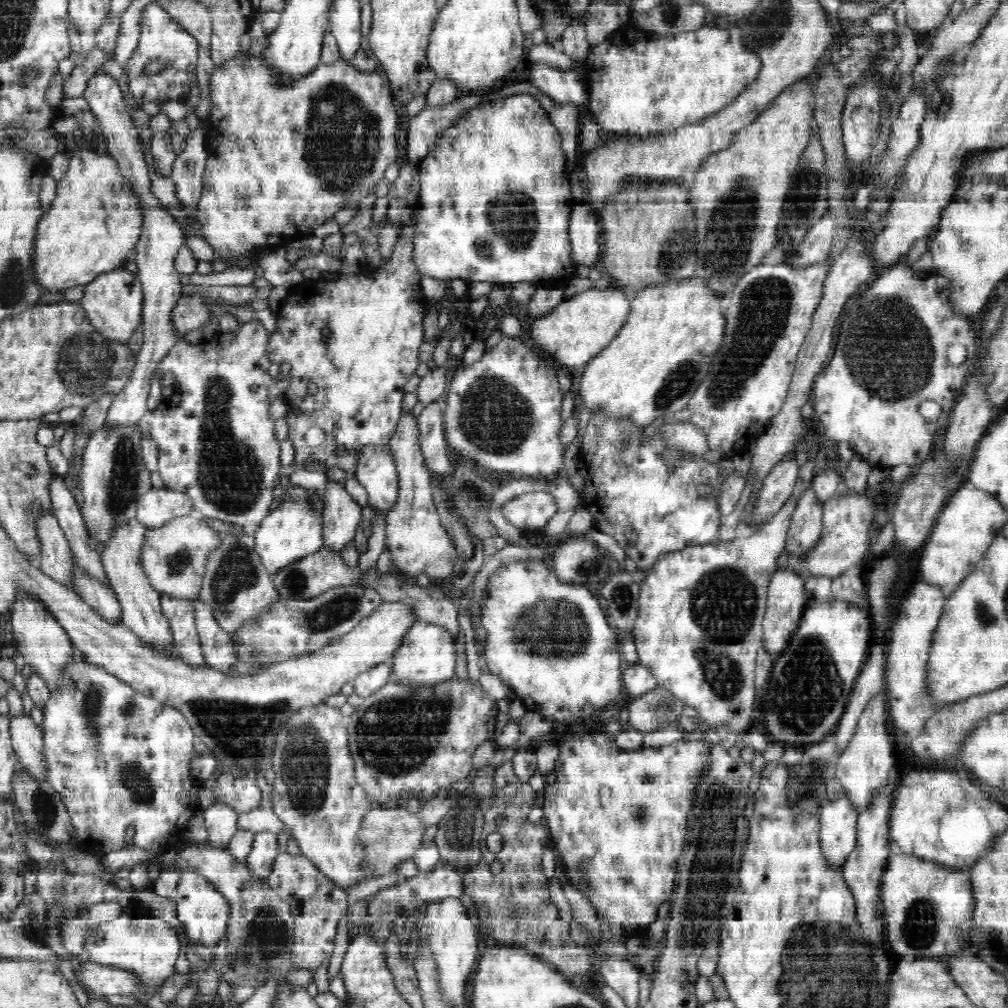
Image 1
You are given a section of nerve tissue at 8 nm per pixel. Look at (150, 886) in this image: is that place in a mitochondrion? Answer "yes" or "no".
no

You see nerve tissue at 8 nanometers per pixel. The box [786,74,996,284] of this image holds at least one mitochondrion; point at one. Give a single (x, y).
(941, 102)

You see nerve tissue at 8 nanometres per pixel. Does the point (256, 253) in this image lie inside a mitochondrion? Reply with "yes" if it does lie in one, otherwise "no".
no

